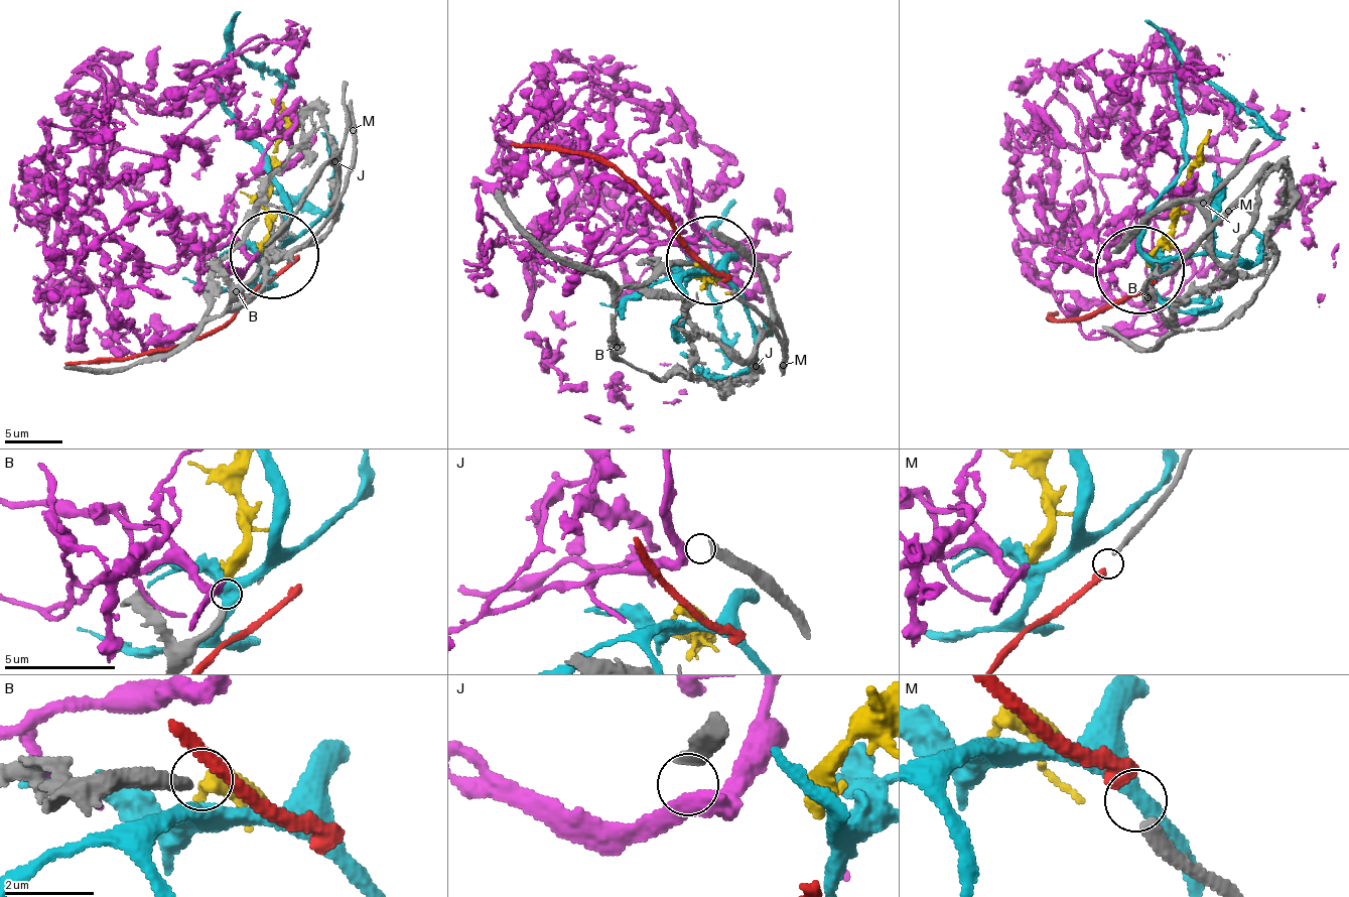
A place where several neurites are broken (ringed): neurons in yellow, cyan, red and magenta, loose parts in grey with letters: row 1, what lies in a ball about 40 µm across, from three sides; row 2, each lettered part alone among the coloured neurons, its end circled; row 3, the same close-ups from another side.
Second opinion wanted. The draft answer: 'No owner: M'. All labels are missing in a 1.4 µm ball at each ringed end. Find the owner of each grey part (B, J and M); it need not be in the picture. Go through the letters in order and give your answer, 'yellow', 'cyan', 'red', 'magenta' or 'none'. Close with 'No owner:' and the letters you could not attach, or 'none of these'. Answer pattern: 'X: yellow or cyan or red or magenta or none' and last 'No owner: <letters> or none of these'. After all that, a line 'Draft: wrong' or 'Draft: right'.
B: yellow
J: none
M: red
No owner: J
Draft: wrong

